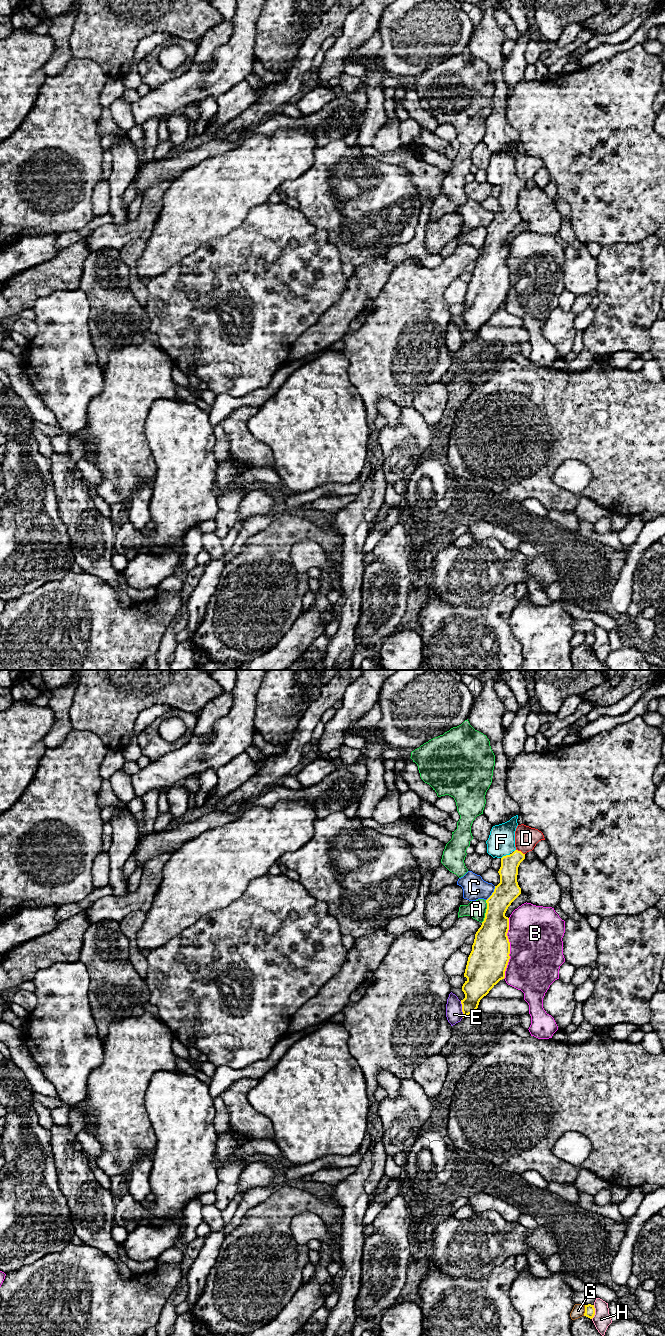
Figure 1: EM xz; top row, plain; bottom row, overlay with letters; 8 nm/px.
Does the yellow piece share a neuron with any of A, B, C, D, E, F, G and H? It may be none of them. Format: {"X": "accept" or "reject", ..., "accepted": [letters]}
{"A": "reject", "B": "reject", "C": "reject", "D": "reject", "E": "reject", "F": "accept", "G": "reject", "H": "reject", "accepted": ["F"]}

